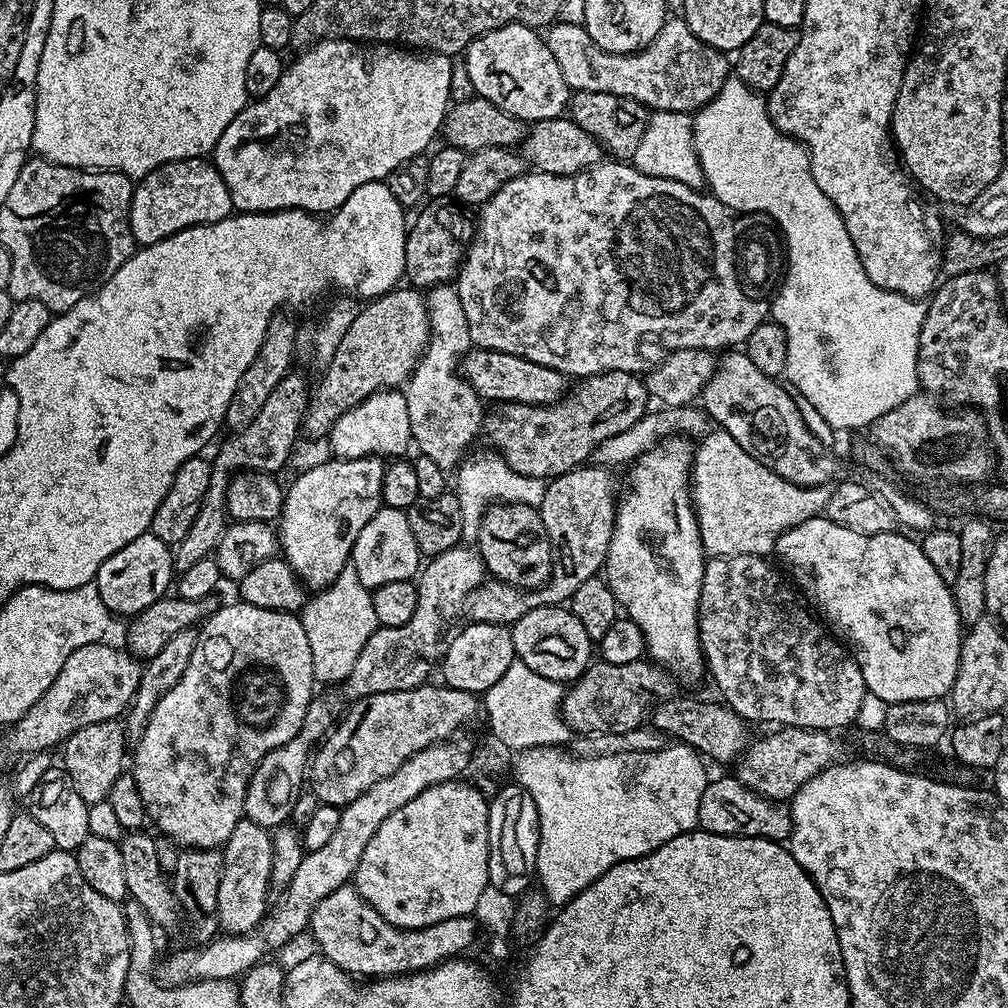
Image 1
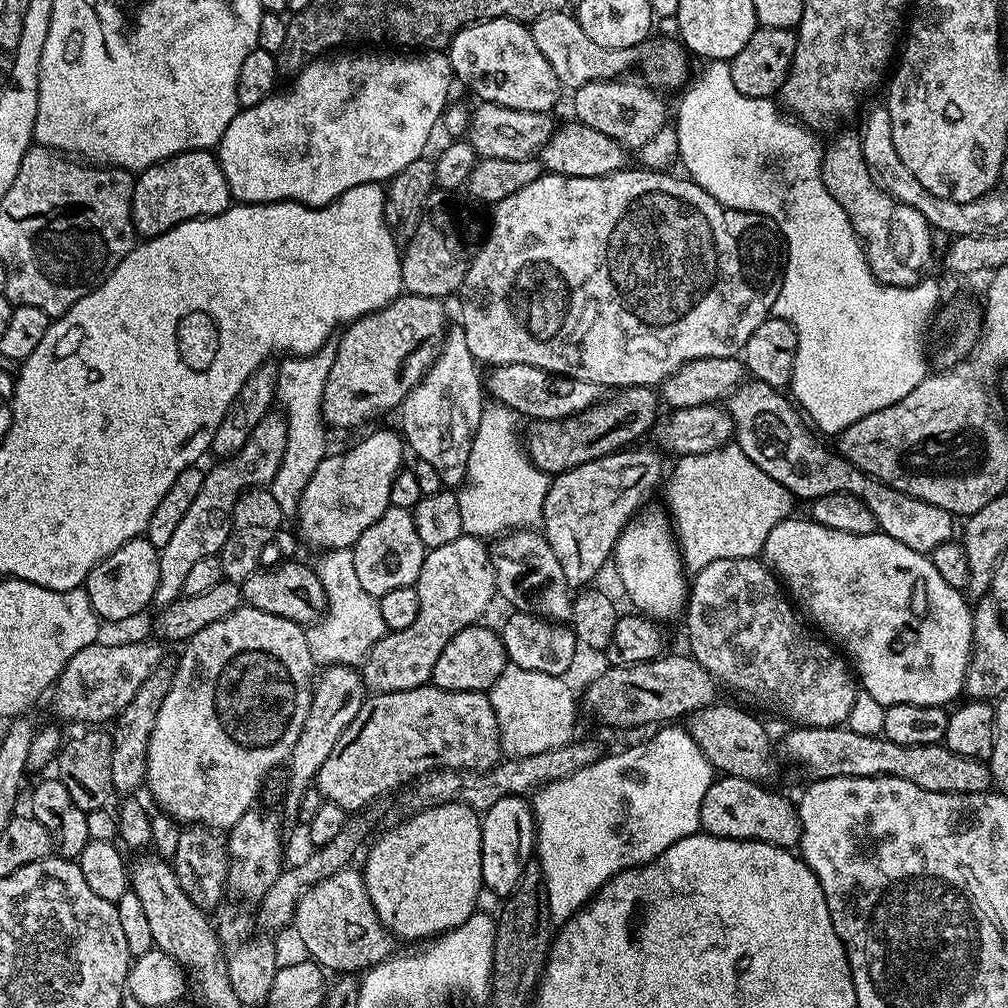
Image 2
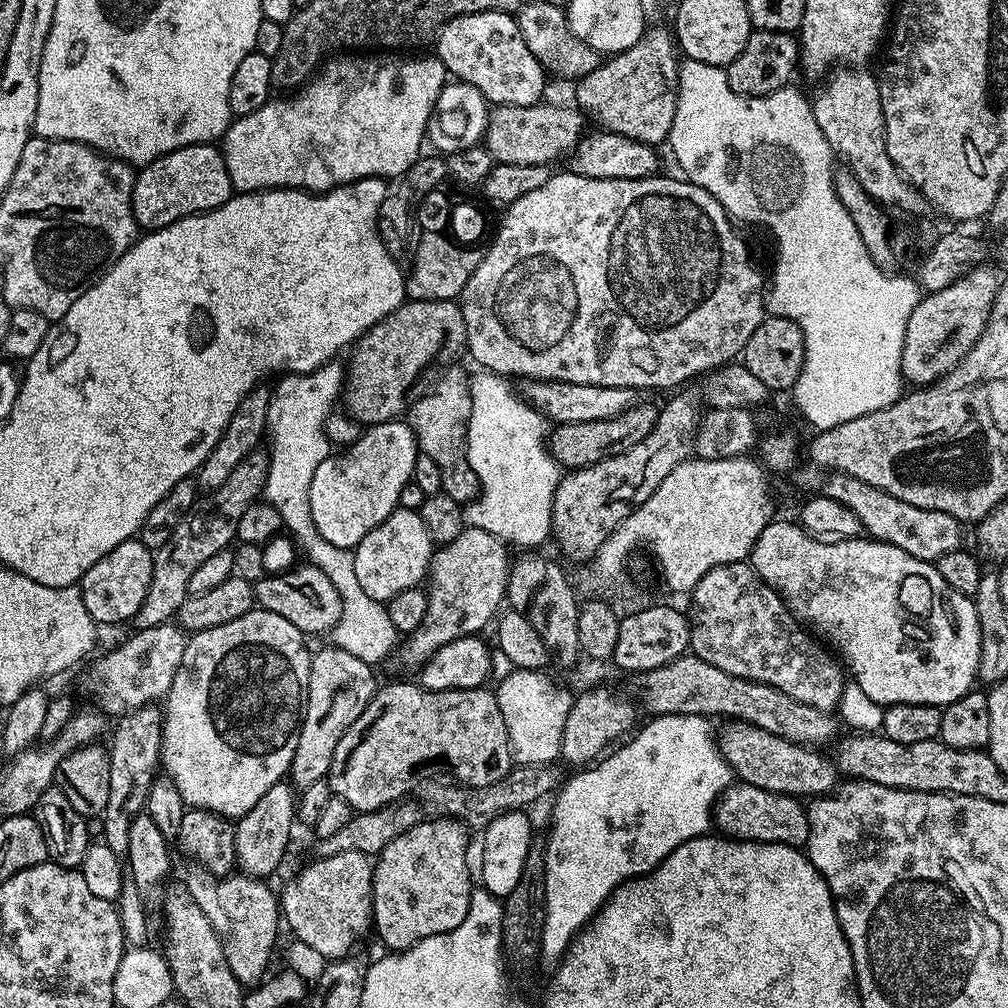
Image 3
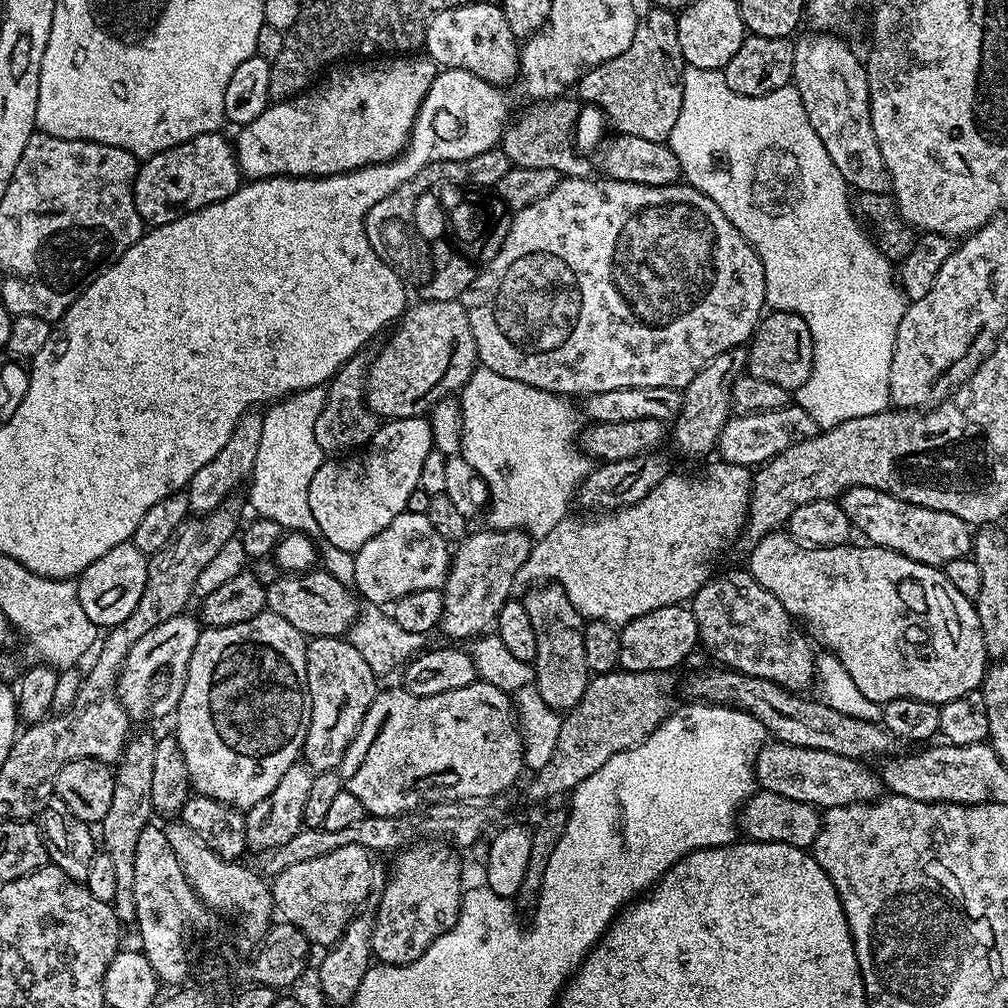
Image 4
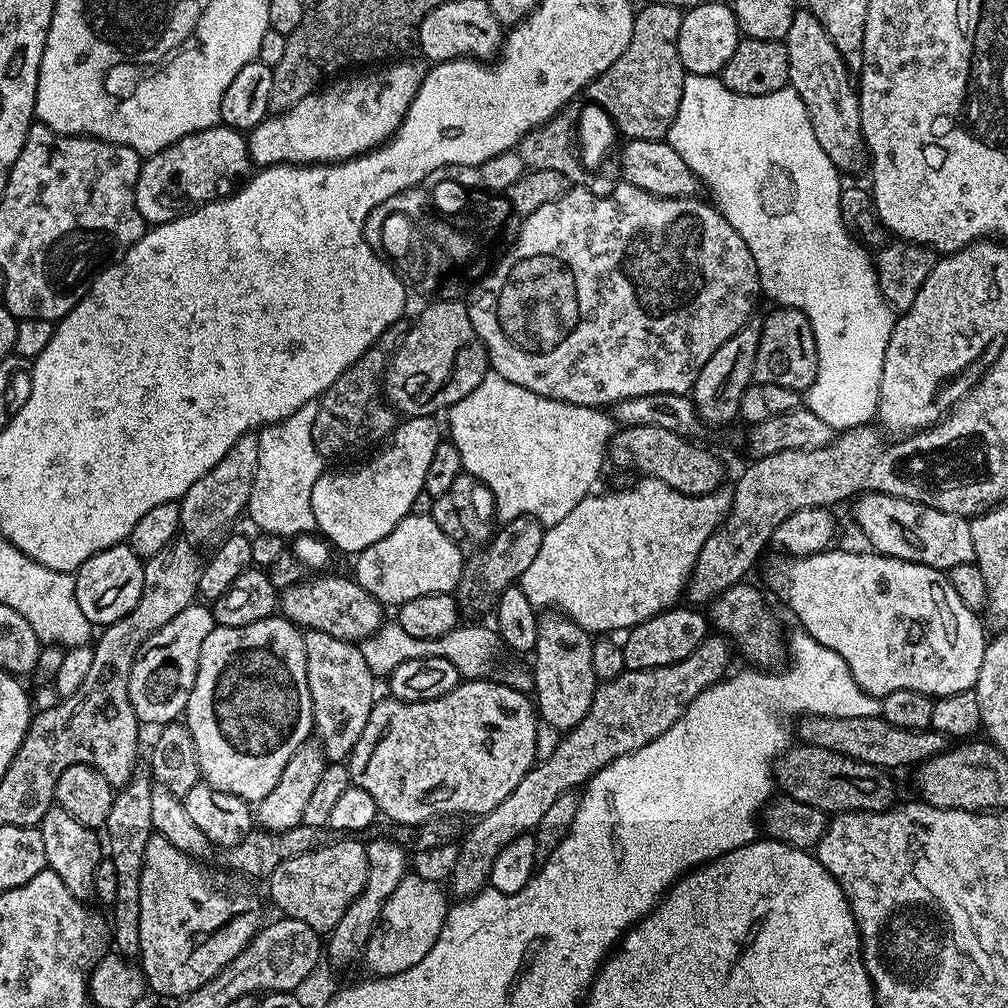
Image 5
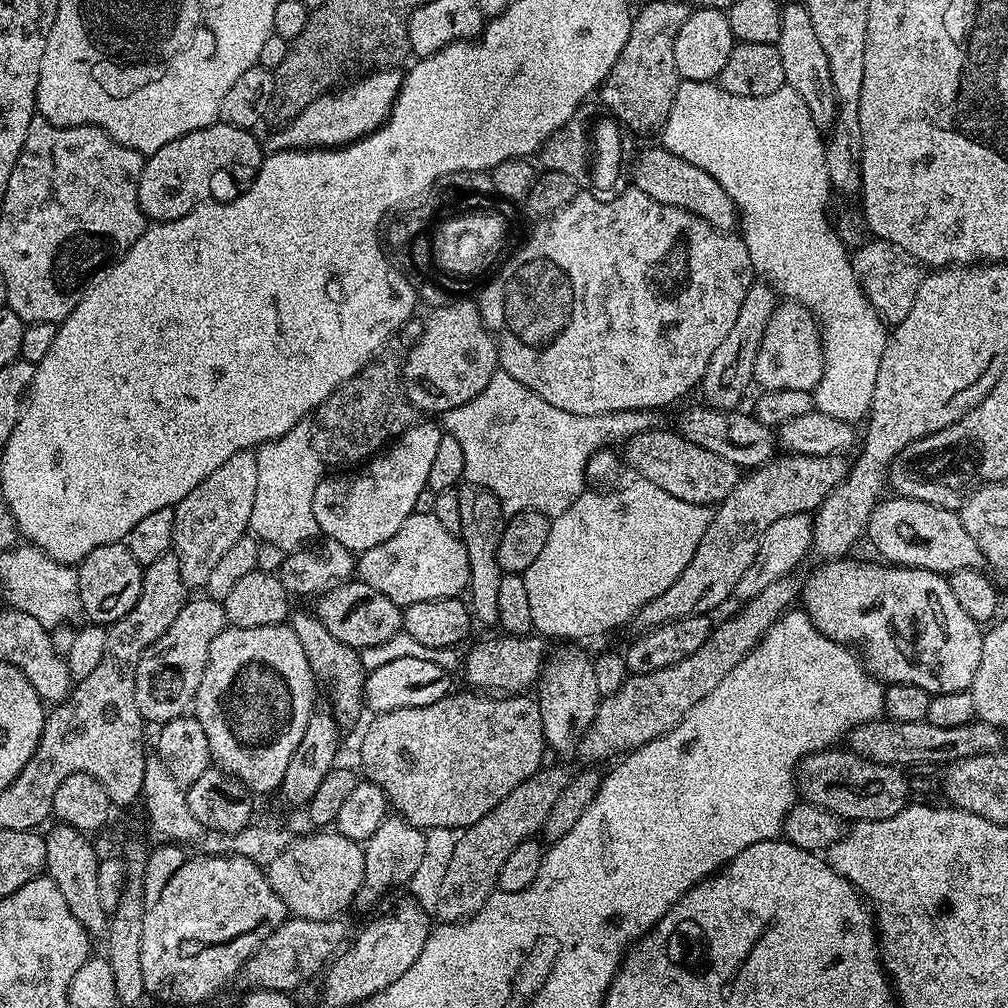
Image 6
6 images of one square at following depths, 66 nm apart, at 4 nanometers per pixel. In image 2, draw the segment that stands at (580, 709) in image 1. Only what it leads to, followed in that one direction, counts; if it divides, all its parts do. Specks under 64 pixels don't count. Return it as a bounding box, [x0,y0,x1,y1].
[582,654,717,728]

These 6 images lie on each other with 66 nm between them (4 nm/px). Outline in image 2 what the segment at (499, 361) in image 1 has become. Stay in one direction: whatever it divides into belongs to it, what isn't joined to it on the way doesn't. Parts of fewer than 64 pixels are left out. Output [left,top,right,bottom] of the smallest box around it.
[486,364,605,421]

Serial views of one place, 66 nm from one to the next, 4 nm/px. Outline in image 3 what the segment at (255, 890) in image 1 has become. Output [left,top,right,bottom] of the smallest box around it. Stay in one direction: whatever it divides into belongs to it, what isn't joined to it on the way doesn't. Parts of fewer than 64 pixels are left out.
[235,782,297,878]

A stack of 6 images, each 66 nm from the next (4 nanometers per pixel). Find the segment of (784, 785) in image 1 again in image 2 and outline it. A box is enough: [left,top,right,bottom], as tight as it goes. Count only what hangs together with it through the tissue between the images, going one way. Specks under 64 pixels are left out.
[784,726,993,794]

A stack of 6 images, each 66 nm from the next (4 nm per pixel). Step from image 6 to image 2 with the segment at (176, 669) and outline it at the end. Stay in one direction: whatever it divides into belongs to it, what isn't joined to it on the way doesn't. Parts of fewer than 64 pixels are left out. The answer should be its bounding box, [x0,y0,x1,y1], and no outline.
[51,640,165,726]

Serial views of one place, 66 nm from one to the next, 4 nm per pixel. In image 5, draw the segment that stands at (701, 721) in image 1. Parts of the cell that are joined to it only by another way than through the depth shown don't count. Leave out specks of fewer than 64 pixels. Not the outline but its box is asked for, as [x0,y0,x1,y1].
[774,743,896,814]

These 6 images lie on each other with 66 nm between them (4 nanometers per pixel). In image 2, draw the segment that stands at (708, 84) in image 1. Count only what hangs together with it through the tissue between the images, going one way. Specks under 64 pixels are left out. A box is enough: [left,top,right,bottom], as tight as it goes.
[530,11,690,90]

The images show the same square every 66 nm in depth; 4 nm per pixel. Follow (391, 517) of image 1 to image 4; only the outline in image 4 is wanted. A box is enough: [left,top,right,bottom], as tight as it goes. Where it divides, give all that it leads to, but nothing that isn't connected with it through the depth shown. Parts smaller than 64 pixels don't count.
[353,510,449,606]

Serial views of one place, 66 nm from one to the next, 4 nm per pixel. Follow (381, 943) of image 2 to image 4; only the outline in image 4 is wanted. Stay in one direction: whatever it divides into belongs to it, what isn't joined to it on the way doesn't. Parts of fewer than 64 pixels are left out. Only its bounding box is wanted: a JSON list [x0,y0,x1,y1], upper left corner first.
[271,846,373,946]

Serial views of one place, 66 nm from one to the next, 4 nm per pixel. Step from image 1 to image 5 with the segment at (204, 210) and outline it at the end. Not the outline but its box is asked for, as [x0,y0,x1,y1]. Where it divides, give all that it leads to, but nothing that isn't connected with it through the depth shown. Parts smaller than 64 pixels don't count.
[136,126,254,226]

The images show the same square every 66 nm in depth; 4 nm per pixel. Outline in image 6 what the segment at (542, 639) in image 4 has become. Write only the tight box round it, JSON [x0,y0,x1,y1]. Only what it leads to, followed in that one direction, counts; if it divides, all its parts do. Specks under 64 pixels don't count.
[534,646,602,756]

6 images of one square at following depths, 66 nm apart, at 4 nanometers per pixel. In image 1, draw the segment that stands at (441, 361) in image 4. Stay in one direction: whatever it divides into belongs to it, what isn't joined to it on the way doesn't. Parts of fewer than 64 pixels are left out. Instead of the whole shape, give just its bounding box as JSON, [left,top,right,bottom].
[302,286,428,441]

